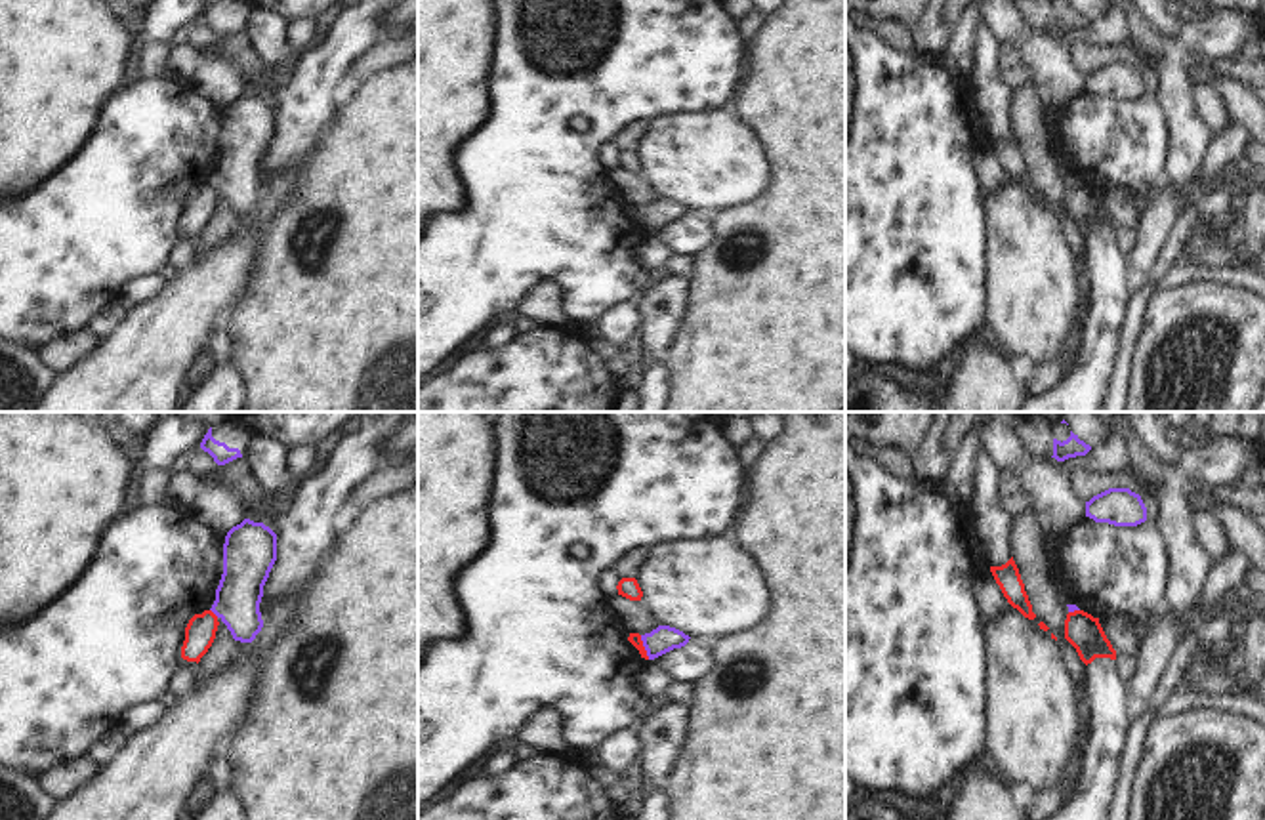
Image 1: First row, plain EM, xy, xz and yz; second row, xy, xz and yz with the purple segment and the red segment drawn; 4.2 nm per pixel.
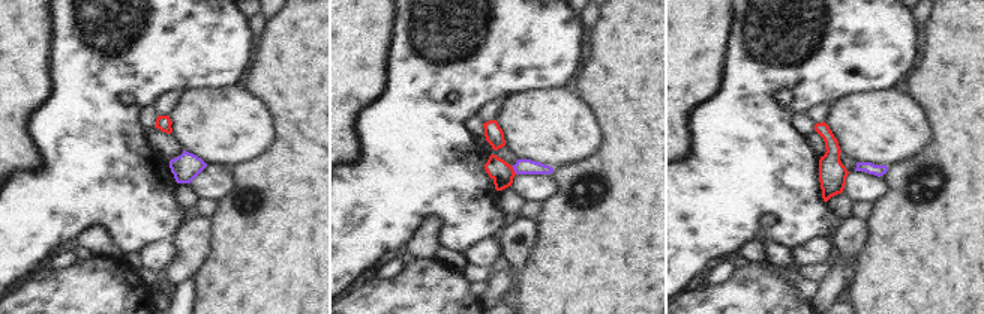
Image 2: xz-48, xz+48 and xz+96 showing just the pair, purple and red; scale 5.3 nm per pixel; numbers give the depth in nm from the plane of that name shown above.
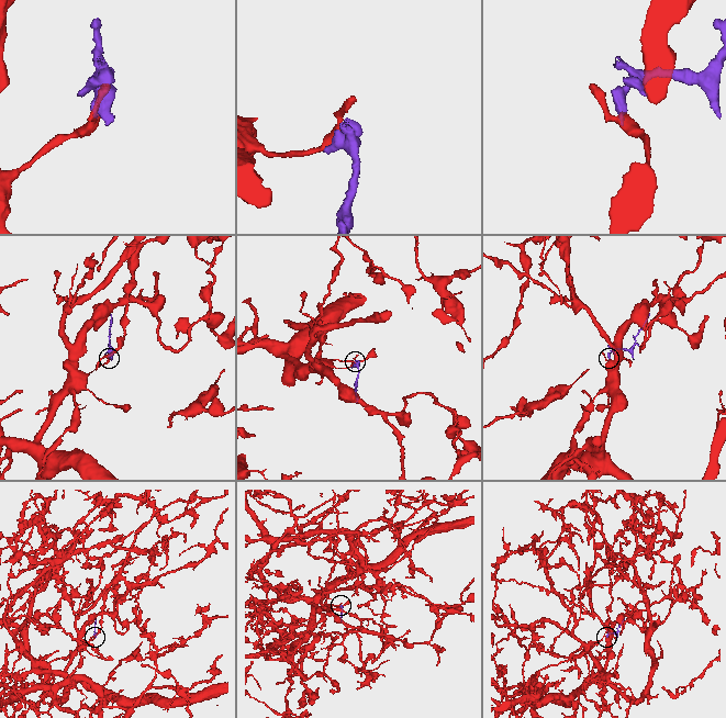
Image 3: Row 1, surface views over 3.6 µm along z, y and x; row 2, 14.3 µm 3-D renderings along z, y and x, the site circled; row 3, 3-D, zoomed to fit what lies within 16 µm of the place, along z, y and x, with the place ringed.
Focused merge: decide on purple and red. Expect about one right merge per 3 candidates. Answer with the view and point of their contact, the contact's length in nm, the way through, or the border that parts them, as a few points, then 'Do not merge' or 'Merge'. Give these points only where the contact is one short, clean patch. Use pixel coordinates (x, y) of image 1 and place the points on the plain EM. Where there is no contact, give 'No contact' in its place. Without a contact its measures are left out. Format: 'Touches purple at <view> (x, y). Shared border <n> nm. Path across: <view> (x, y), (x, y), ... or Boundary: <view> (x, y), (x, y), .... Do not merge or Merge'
Touches purple at xz (645, 220). Shared border 110 nm. Boundary: xz (640, 208), (649, 231). Do not merge.

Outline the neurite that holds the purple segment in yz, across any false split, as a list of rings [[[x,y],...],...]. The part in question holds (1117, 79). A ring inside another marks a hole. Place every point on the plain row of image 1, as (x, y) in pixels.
[[[1109,61],[1086,74],[1086,90],[1114,99],[1137,99],[1147,93],[1147,80],[1130,61]]]

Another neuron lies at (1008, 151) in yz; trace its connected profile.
[[[1013,130],[1002,139],[990,139],[990,145],[1000,158],[1007,175],[1017,181],[1025,191],[1034,193],[1036,187],[1032,185],[1032,177],[1025,164],[1025,156],[1021,153],[1019,141]]]

